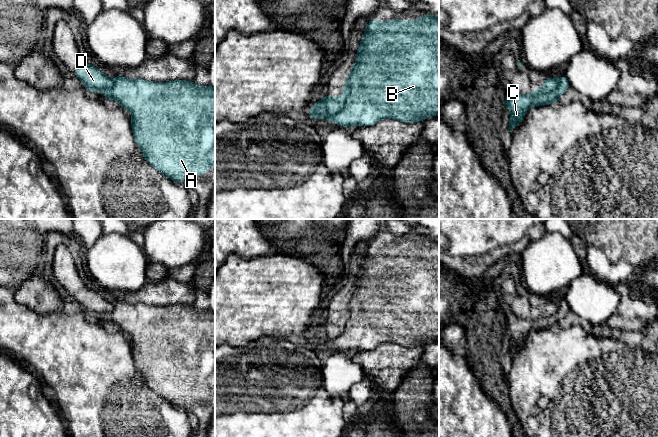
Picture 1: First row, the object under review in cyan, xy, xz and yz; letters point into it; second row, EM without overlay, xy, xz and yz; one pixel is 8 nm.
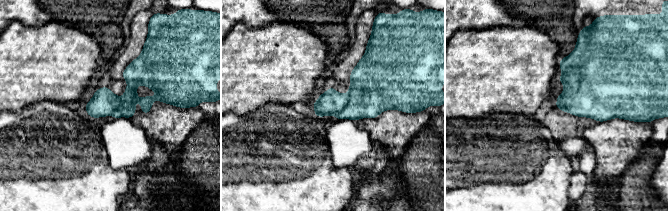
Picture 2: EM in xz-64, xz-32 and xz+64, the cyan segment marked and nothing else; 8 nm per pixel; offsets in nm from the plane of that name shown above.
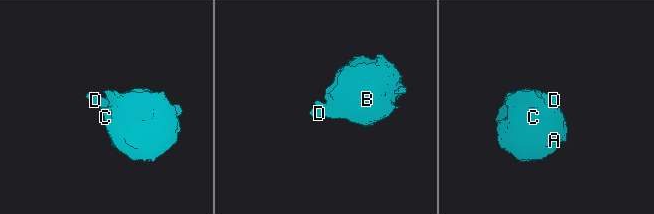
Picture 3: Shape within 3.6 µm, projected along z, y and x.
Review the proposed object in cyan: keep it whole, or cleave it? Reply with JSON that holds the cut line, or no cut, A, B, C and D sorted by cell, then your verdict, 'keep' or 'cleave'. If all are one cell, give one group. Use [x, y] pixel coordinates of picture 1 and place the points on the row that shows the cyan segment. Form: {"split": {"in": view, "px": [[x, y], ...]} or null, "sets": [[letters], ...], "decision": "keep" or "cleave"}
{"split": null, "sets": [["A", "B", "C", "D"]], "decision": "keep"}

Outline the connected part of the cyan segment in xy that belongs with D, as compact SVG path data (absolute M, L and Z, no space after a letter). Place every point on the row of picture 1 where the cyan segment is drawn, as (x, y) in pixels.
M88 62L80 66L73 74L84 83L86 90L90 92L103 93L105 98L114 99L123 109L129 109L131 111L130 120L135 143L141 149L142 155L145 157L146 161L169 179L182 184L183 179L186 176L202 176L209 168L215 167L215 88L211 85L201 86L193 81L184 80L172 80L165 83L151 82L143 78L129 80L125 76L116 76L112 80L102 73L97 67L90 65Z

